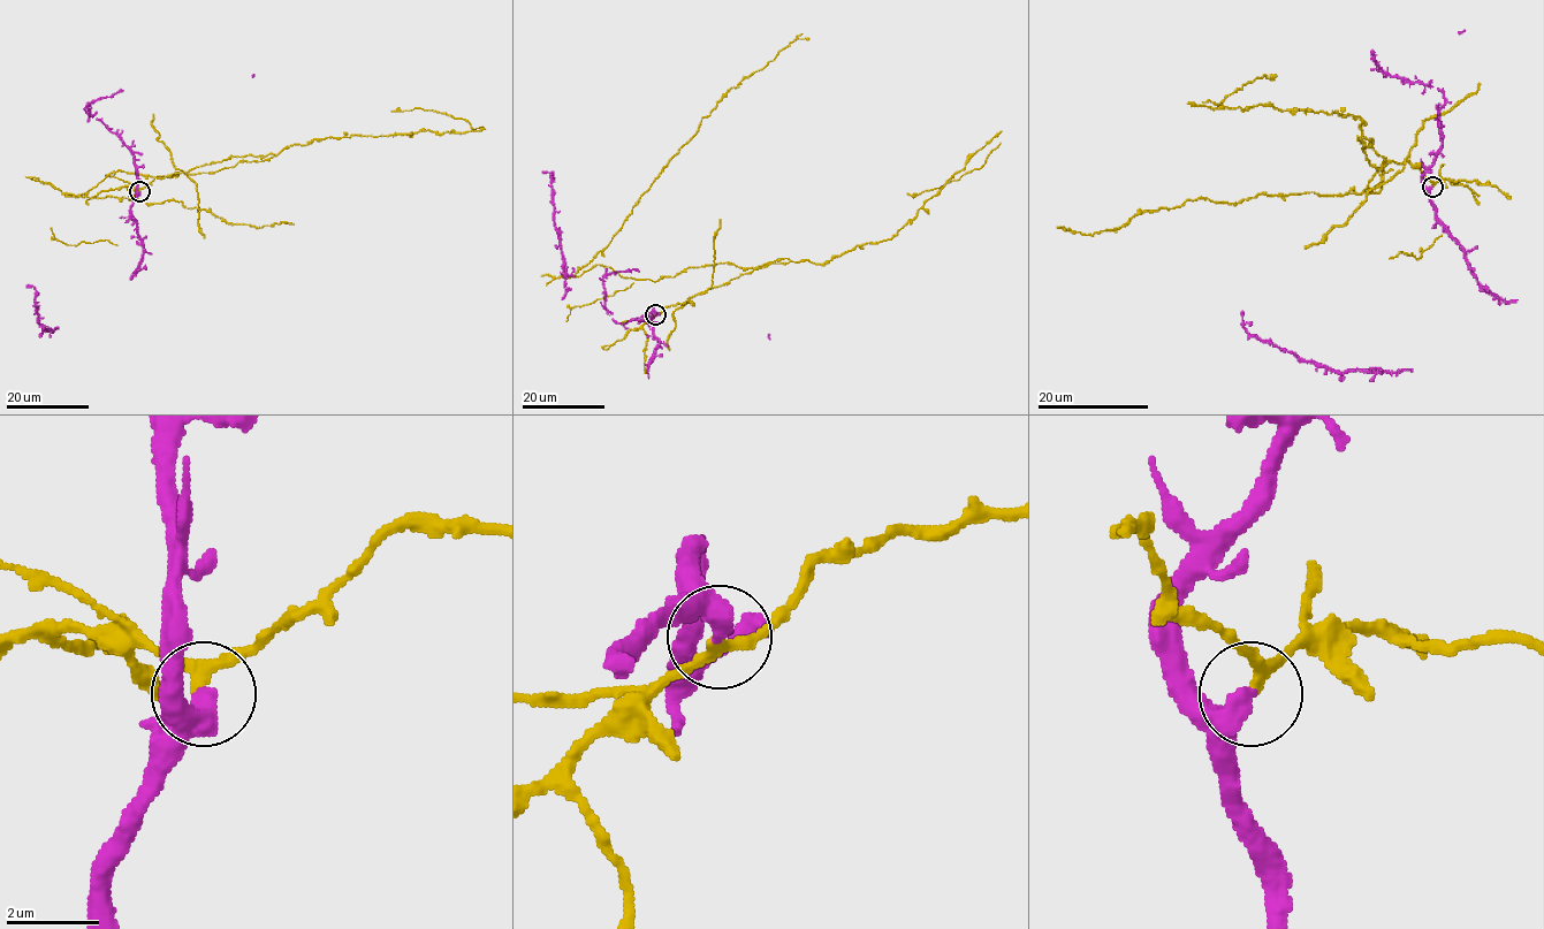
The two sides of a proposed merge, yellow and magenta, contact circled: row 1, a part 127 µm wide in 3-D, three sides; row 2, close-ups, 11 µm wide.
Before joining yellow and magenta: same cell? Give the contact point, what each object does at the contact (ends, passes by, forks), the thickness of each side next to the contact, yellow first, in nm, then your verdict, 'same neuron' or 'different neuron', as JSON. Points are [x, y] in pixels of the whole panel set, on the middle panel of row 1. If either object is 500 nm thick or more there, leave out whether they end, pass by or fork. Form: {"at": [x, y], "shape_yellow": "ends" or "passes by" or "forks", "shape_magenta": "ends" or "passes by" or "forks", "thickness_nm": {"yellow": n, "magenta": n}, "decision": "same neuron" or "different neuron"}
{"at": [655, 314], "shape_yellow": "passes by", "shape_magenta": "ends", "thickness_nm": {"yellow": 240, "magenta": 480}, "decision": "different neuron"}

